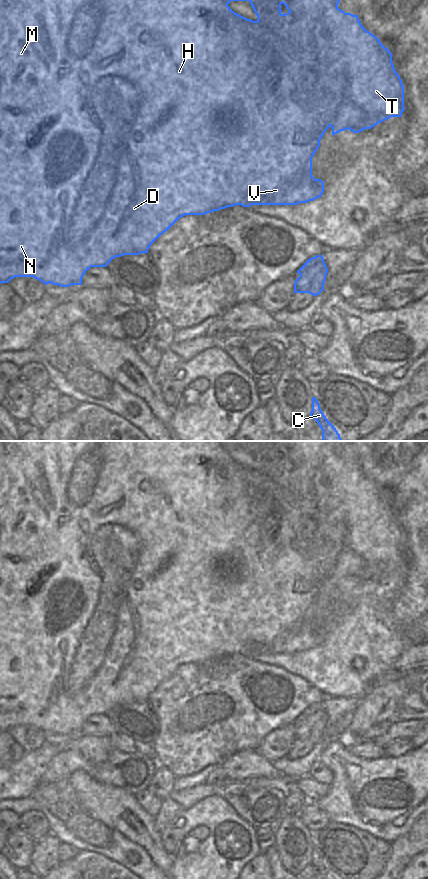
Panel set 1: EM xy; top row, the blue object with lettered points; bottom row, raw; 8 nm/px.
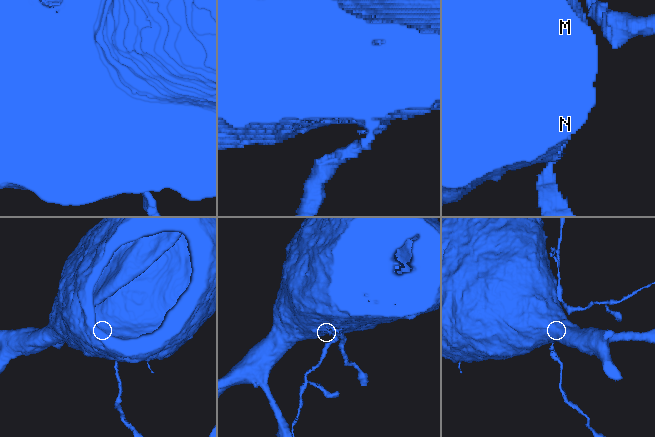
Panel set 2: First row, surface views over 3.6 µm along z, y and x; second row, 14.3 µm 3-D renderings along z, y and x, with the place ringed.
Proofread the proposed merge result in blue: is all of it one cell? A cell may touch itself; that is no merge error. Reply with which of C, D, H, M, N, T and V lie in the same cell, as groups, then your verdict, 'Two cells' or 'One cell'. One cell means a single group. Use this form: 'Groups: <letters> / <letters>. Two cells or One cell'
Groups: C / D H M N T V. Two cells.

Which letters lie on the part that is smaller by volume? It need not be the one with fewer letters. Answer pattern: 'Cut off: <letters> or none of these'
Cut off: C

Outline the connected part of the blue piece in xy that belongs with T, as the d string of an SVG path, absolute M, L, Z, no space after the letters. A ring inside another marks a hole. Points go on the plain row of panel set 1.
M0 441L0 732L1 732L1 731L8 731L8 730L9 730L9 729L10 729L10 728L11 728L11 727L13 727L13 726L15 726L15 725L33 725L33 726L35 726L35 727L37 727L37 728L39 728L39 729L41 729L41 730L42 730L42 731L44 731L44 732L45 732L45 733L47 733L47 732L49 732L49 731L51 731L51 732L53 732L53 733L59 733L59 734L61 734L61 735L69 735L69 734L71 734L71 733L82 733L82 726L83 726L83 724L84 724L84 722L85 722L85 721L86 721L86 720L87 720L87 719L88 719L88 718L89 718L89 717L90 717L90 716L91 716L91 715L106 715L106 714L107 714L107 713L108 713L108 712L109 712L109 711L110 711L110 710L111 710L111 709L112 709L112 708L113 708L113 707L114 707L114 706L115 706L115 705L121 705L121 704L123 704L123 703L139 703L139 702L141 702L141 701L148 701L148 698L149 698L149 696L150 696L150 694L151 694L151 693L152 693L152 692L153 692L153 691L154 691L154 690L155 690L155 689L156 689L156 688L157 688L157 687L158 687L158 686L159 686L159 685L160 685L160 684L161 684L161 683L162 683L162 682L163 682L163 681L165 681L165 680L166 680L166 679L168 679L168 678L169 678L169 677L170 677L170 676L171 676L171 675L172 675L172 674L173 674L173 673L174 673L174 672L175 672L175 671L176 671L176 670L177 670L177 669L178 669L178 668L179 668L179 667L180 667L180 666L181 666L181 665L183 665L183 664L185 664L185 663L205 663L205 662L207 662L207 661L211 661L211 660L213 660L213 659L219 659L219 658L221 658L221 657L225 657L225 656L227 656L227 655L233 655L233 654L235 654L235 653L241 653L241 654L243 654L243 655L250 655L250 654L251 654L251 653L297 653L297 652L299 652L299 651L307 651L307 650L309 650L309 649L313 649L313 648L315 648L315 647L317 647L317 646L319 646L319 645L321 645L321 644L322 644L322 642L323 642L323 640L324 640L324 630L323 630L323 629L322 629L322 628L321 628L321 627L315 627L315 626L314 626L314 625L313 625L313 624L312 624L312 606L313 606L313 604L314 604L314 602L315 602L315 601L316 601L316 599L317 599L317 598L318 598L318 596L319 596L319 594L320 594L320 588L321 588L321 586L322 586L322 584L323 584L323 583L324 583L324 581L325 581L325 580L326 580L326 578L327 578L327 577L328 577L328 576L329 576L329 575L330 575L330 574L331 574L331 575L332 575L332 583L333 583L333 584L334 584L334 583L335 583L335 582L337 582L337 581L339 581L339 580L341 580L341 579L345 579L345 578L347 578L347 577L349 577L349 578L350 578L350 579L352 579L352 580L353 580L353 581L359 581L359 580L361 580L361 579L363 579L363 578L365 578L365 577L371 577L371 576L372 576L372 575L374 575L374 574L375 574L375 573L377 573L377 572L379 572L379 571L381 571L381 570L383 570L383 569L385 569L385 568L387 568L387 567L389 567L389 566L391 566L391 565L401 565L401 564L402 564L402 560L403 560L403 559L404 559L404 558L405 558L405 556L404 556L404 534L403 534L403 532L402 532L402 528L401 528L401 526L400 526L400 524L399 524L399 523L398 523L398 521L397 521L397 520L396 520L396 518L395 518L395 516L394 516L394 512L393 512L393 510L392 510L392 502L391 502L391 500L390 500L390 498L389 498L389 497L387 497L387 496L386 496L386 495L385 495L385 494L384 494L384 493L383 493L383 492L382 492L382 491L381 491L381 490L380 490L380 488L379 488L379 487L378 487L378 486L377 486L377 485L376 485L376 484L375 484L375 483L373 483L373 482L372 482L372 481L370 481L370 480L369 480L369 479L367 479L367 478L366 478L366 477L365 477L365 476L364 476L364 475L363 475L363 474L362 474L362 472L361 472L361 470L360 470L360 468L359 468L359 466L358 466L358 463L353 463L353 462L351 462L351 461L345 461L345 460L344 460L344 459L342 459L342 458L341 458L341 457L339 457L339 456L338 456L338 452L339 452L339 450L340 450L340 444L341 444L341 443L347 443L347 442L348 442L348 441ZM231 449L249 449L249 450L250 450L250 452L251 452L251 454L252 454L252 456L253 456L253 458L254 458L254 460L255 460L255 462L256 462L256 464L257 464L257 466L258 466L258 468L257 468L257 469L253 469L253 468L251 468L251 467L247 467L247 466L245 466L245 465L243 465L243 464L241 464L241 463L239 463L239 462L237 462L237 461L235 461L235 460L234 460L234 459L233 459L233 458L232 458L232 457L231 457L231 456L230 456L230 455L229 455L229 454L228 454L228 452L229 452L229 451L230 451L230 450L231 450ZM331 499L337 499L337 500L338 500L338 504L339 504L339 506L340 506L340 508L339 508L339 509L322 509L322 508L321 508L321 507L322 507L322 506L323 506L323 504L324 504L324 502L325 502L325 501L329 501L329 500L331 500ZM323 523L333 523L333 524L334 524L334 530L333 530L333 532L332 532L332 542L333 542L333 544L334 544L334 545L335 545L335 546L334 546L334 547L325 547L325 546L324 546L324 542L323 542L323 540L322 540L322 538L321 538L321 536L320 536L320 526L321 526L321 525L322 525L322 524L323 524Z

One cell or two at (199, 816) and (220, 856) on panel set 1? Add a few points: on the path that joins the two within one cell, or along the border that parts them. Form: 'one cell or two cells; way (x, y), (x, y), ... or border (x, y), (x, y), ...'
one cell; way (209, 825), (213, 829), (213, 843), (215, 846)

